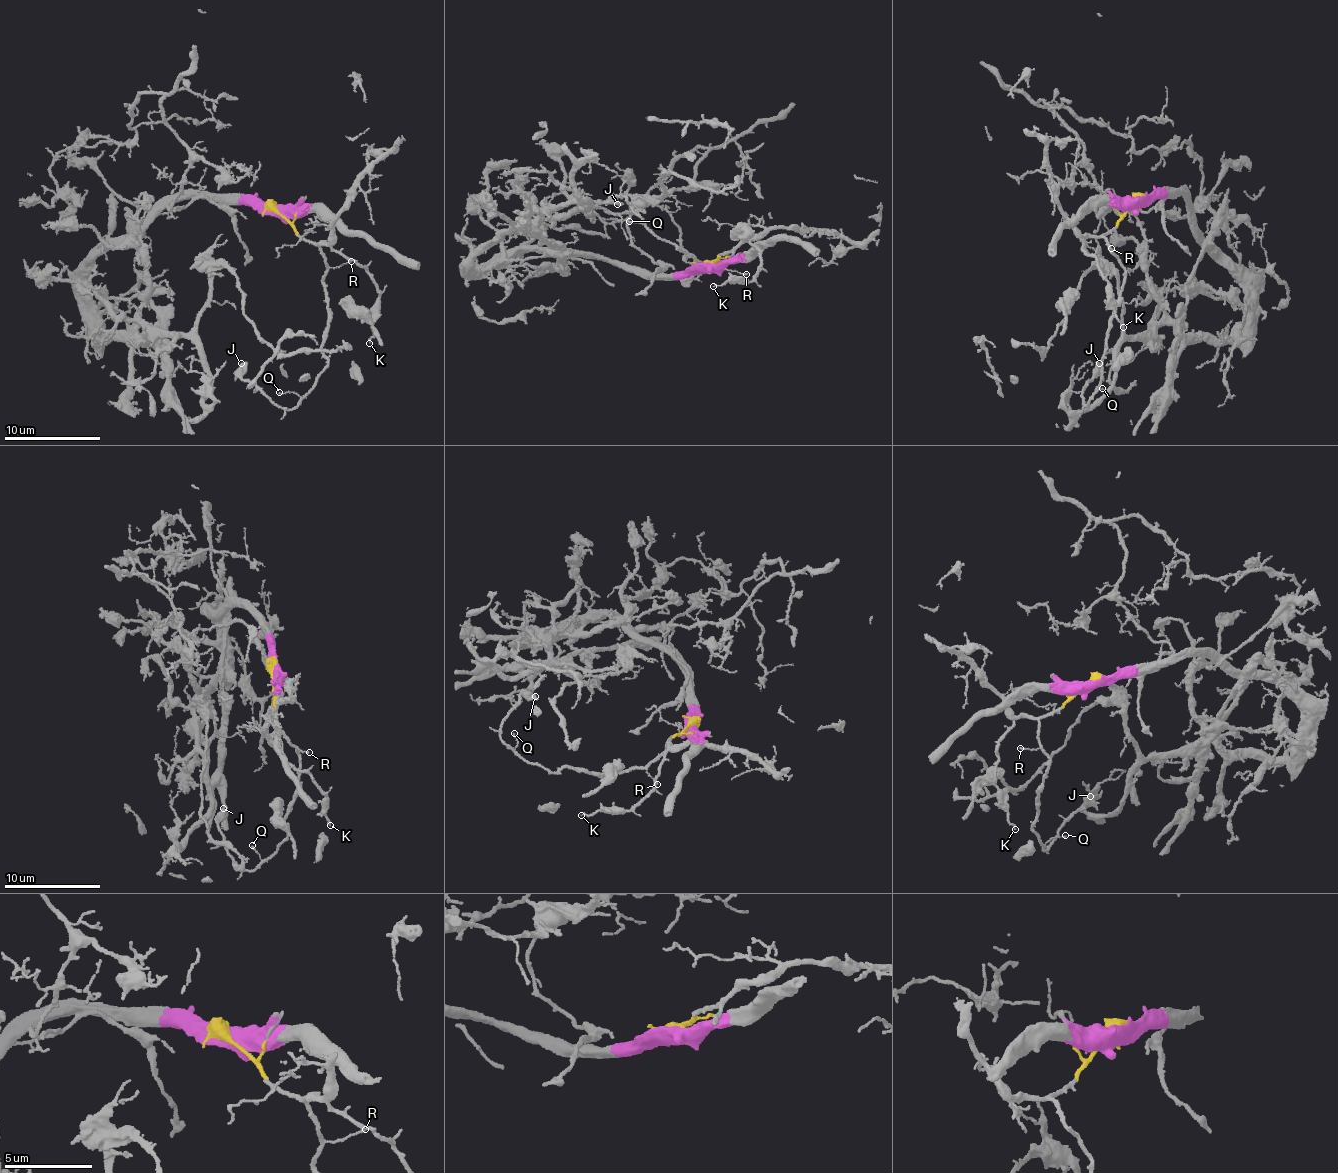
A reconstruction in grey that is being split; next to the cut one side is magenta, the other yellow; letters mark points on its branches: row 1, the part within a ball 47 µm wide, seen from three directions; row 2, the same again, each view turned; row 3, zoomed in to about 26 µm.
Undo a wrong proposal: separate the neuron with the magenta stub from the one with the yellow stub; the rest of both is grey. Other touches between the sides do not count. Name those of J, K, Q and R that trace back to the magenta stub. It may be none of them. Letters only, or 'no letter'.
no letter

